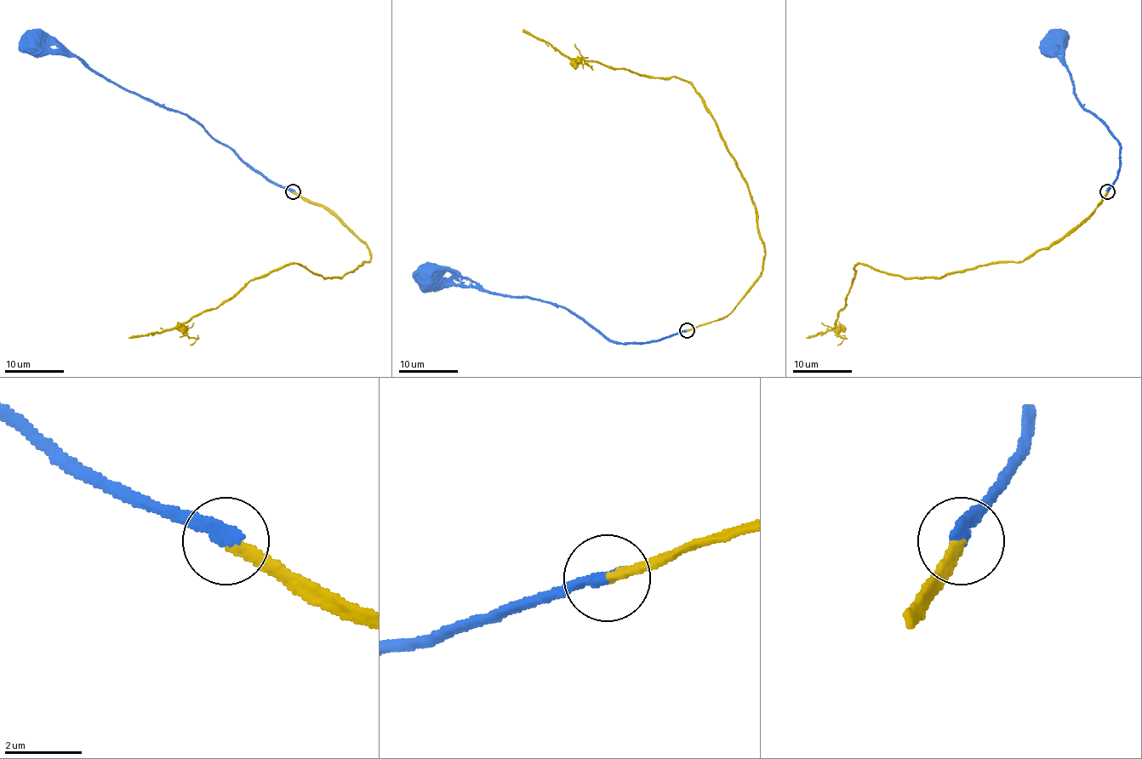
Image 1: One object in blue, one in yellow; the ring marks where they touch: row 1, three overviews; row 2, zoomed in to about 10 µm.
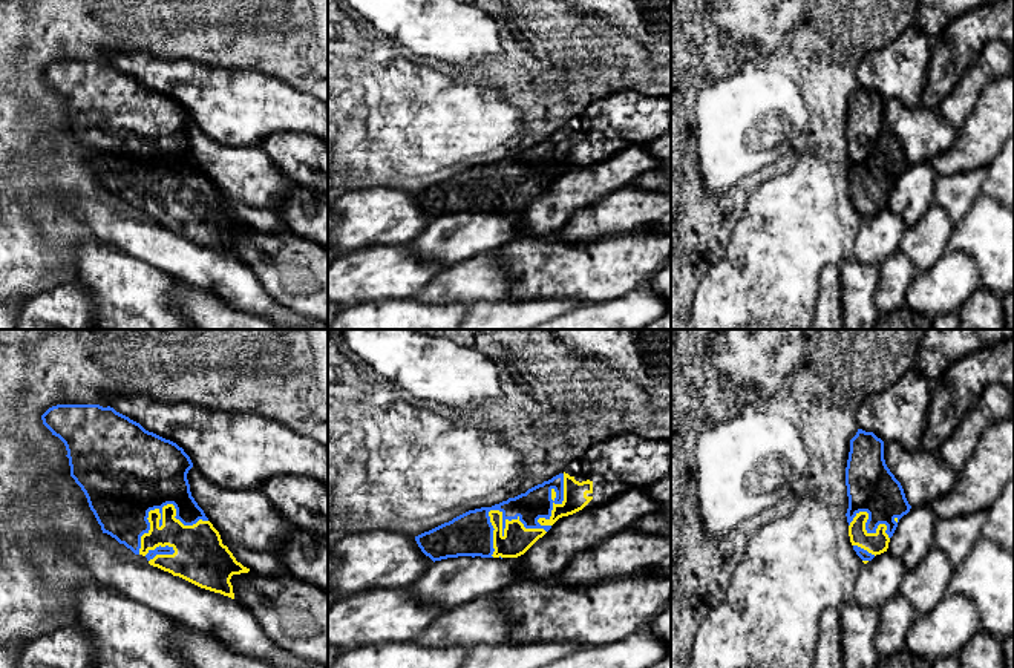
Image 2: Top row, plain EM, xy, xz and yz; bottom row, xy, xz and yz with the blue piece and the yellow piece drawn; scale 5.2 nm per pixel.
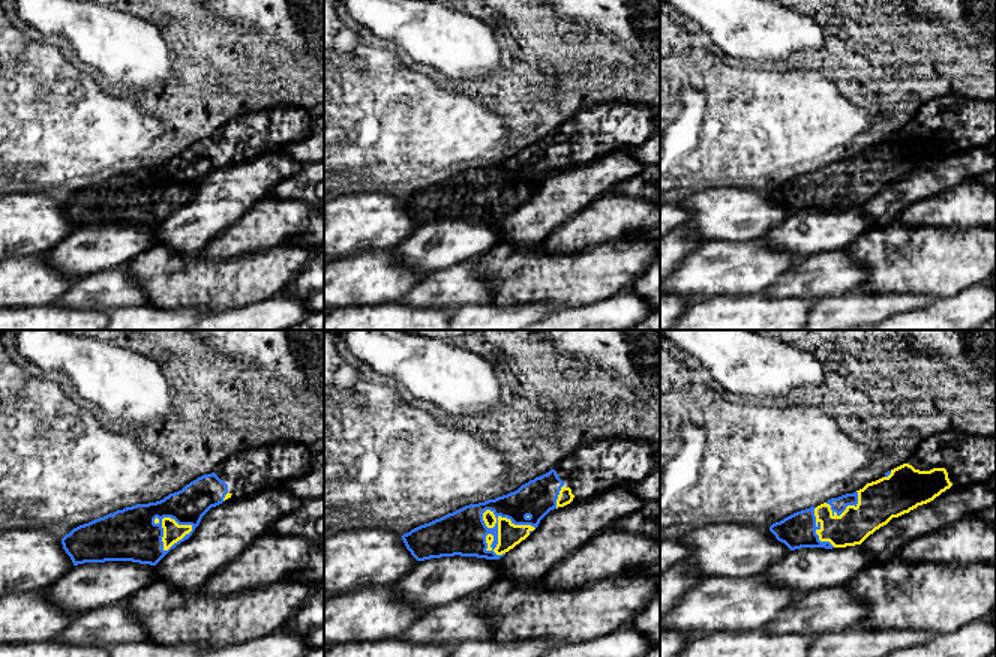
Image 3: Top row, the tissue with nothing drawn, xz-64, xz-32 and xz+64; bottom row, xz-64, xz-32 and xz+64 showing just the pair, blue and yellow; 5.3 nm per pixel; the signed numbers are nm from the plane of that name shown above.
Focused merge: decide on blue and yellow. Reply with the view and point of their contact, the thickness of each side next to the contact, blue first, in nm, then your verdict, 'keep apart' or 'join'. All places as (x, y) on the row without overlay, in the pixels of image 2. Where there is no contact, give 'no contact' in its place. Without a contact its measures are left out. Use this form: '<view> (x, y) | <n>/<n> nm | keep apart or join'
xz (523, 180) | 180/150 nm | keep apart

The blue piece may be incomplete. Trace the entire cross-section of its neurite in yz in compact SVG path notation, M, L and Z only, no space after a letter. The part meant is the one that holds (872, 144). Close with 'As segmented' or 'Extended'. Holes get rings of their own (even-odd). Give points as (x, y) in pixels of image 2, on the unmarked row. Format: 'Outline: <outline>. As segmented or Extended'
Outline: M858 86L850 97L846 124L849 153L847 179L859 169L867 169L867 190L876 190L885 181L885 190L893 193L899 176L911 165L901 139L895 135L884 116L884 98L873 89Z. As segmented

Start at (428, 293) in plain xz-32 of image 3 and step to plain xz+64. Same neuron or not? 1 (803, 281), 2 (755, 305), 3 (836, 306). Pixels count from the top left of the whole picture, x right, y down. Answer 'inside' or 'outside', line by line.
1: inside
2: outside
3: outside

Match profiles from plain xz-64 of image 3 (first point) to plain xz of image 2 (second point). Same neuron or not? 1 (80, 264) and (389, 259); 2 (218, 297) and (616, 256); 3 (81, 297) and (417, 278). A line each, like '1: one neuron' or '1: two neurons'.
1: two neurons
2: one neuron
3: two neurons

